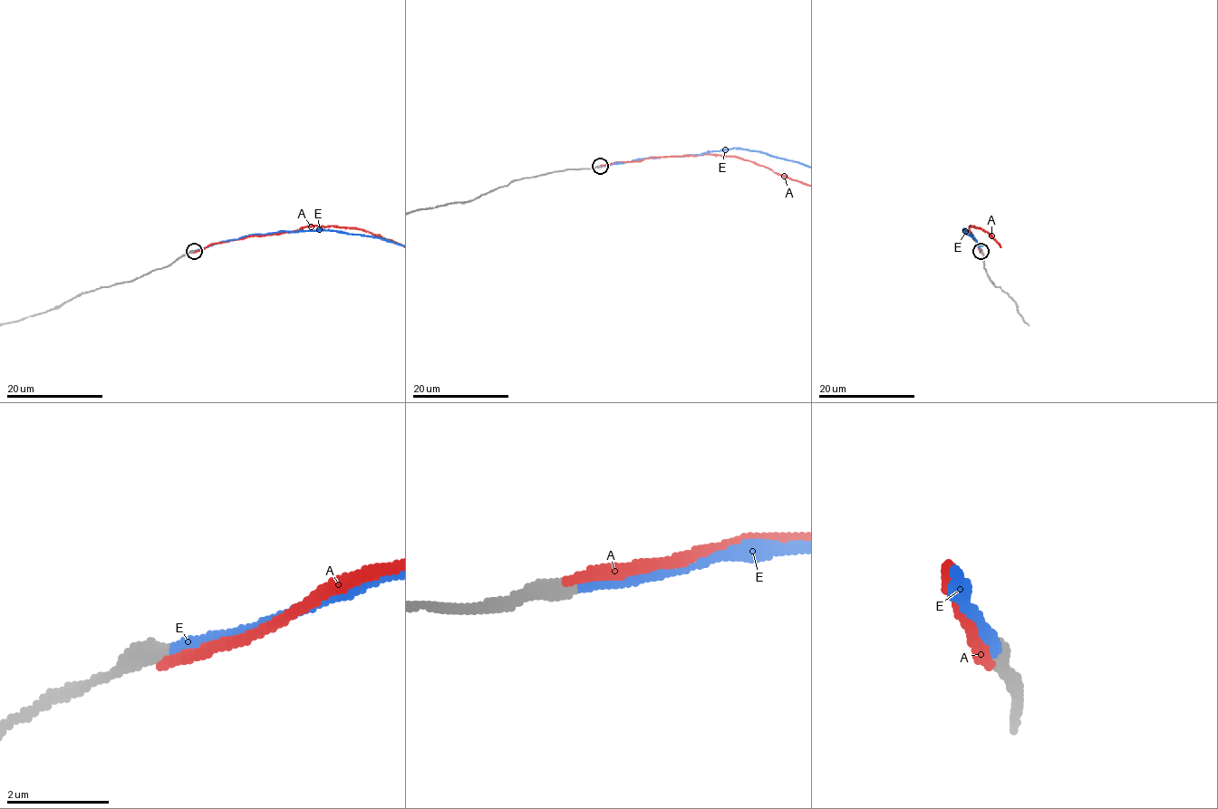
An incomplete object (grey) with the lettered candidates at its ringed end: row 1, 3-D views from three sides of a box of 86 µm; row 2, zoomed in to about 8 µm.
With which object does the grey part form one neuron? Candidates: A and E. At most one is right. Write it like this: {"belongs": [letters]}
{"belongs": ["E"]}

